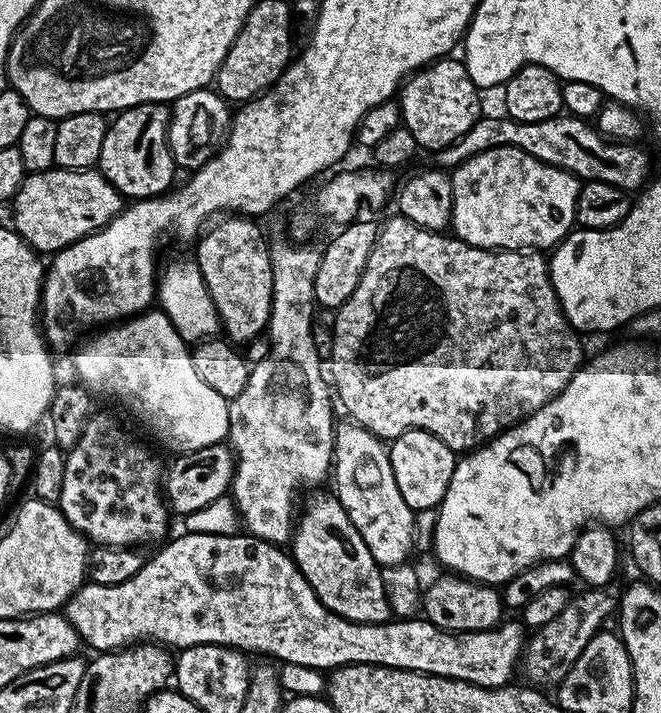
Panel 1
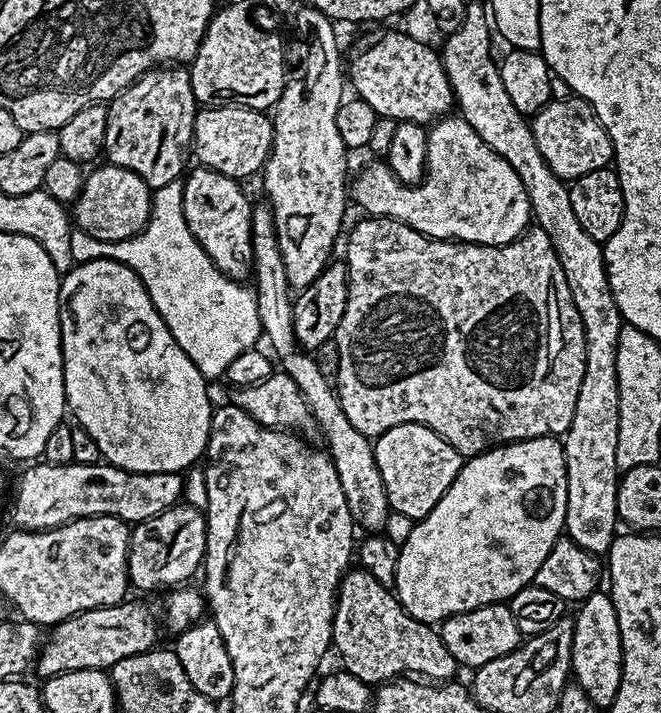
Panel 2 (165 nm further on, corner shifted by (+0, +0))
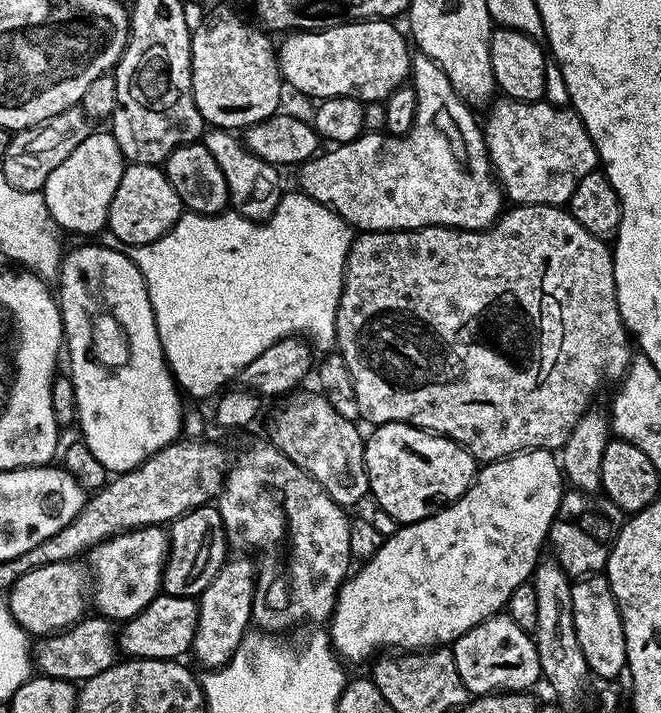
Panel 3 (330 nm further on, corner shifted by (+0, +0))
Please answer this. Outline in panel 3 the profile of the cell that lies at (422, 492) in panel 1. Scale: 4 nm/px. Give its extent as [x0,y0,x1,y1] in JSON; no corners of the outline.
[364,424,478,525]

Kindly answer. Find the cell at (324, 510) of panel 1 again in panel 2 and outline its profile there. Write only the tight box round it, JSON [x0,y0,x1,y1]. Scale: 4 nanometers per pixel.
[332,566,458,686]

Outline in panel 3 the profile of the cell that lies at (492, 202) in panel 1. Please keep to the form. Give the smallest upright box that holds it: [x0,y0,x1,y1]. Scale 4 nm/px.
[299,54,506,232]

